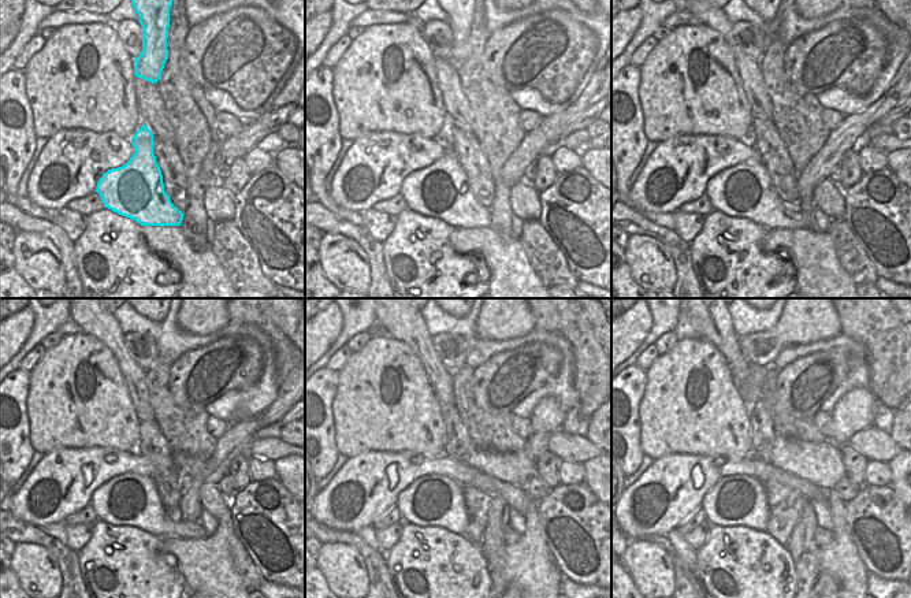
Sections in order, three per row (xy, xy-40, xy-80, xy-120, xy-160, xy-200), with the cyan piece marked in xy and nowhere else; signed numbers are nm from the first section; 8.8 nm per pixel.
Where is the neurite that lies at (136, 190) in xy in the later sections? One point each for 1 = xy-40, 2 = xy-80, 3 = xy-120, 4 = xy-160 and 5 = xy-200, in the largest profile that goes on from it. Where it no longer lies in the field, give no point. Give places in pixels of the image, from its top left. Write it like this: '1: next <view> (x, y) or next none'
1: next xy-40 (441, 190)
2: next xy-80 (746, 190)
3: next xy-120 (130, 500)
4: next xy-160 (431, 501)
5: next xy-200 (737, 500)

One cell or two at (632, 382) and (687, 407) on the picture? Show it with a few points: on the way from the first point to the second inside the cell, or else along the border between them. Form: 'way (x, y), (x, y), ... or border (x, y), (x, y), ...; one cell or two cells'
border (646, 371), (646, 387), (639, 405), (639, 419); two cells

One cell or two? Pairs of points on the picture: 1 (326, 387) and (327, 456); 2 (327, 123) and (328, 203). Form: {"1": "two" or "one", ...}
{"1": "one", "2": "one"}

